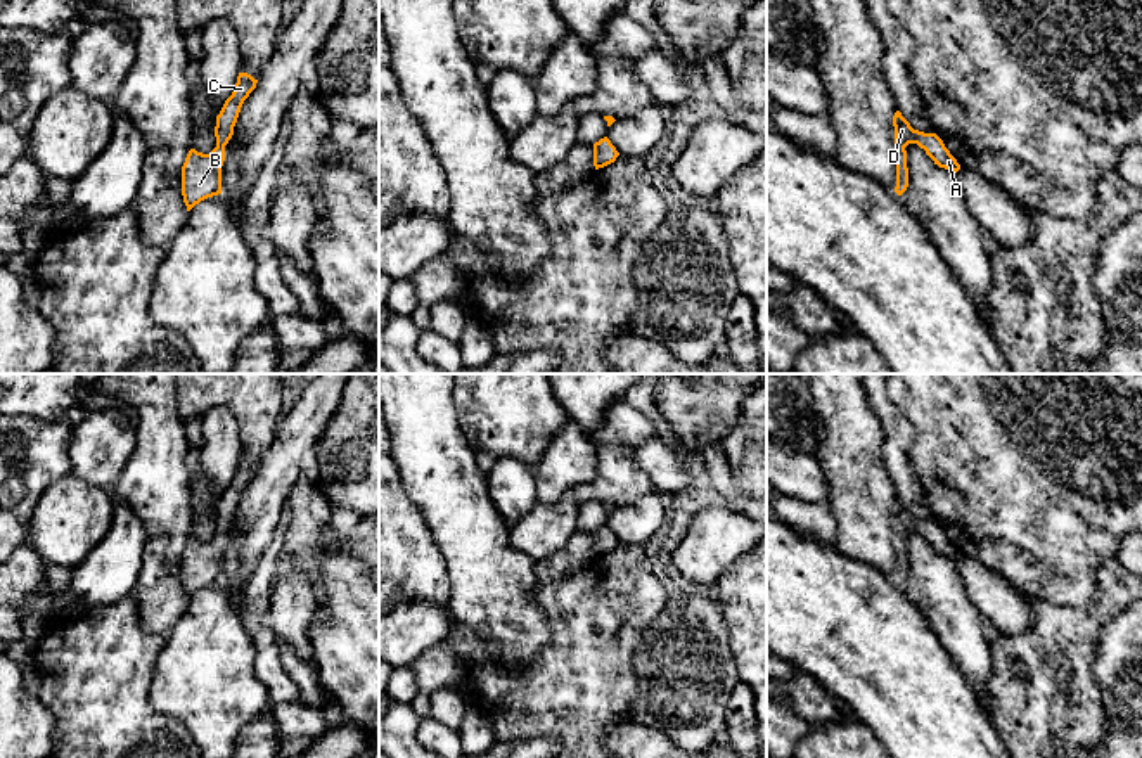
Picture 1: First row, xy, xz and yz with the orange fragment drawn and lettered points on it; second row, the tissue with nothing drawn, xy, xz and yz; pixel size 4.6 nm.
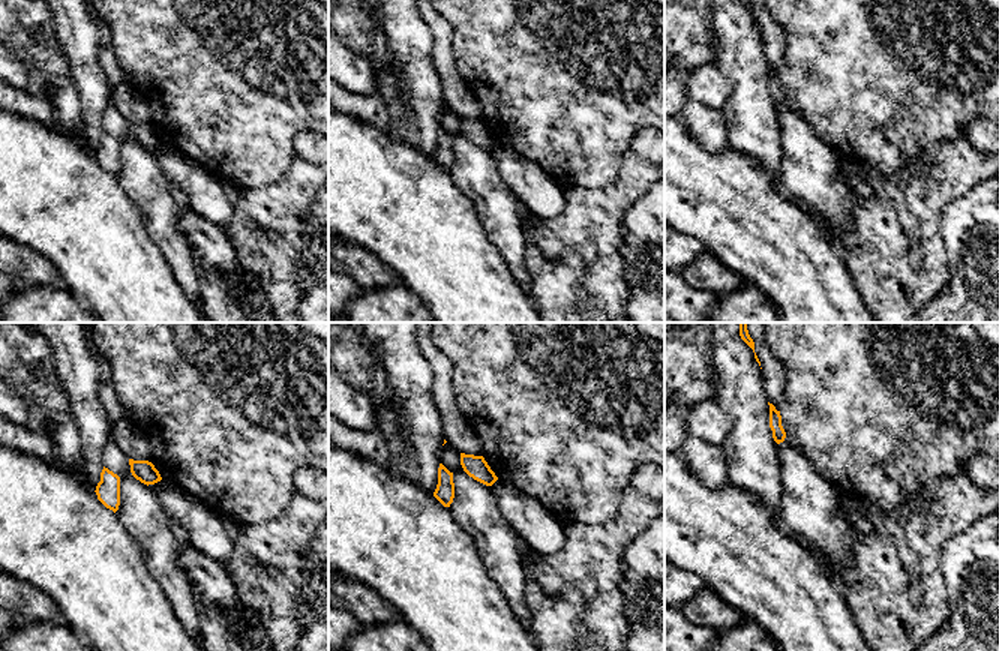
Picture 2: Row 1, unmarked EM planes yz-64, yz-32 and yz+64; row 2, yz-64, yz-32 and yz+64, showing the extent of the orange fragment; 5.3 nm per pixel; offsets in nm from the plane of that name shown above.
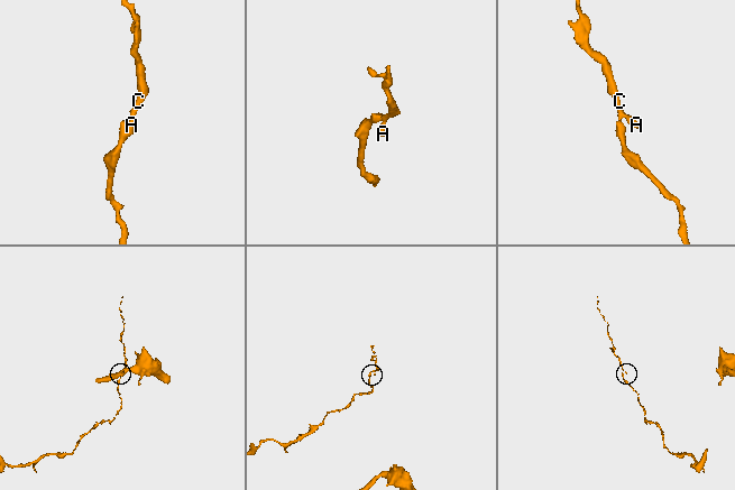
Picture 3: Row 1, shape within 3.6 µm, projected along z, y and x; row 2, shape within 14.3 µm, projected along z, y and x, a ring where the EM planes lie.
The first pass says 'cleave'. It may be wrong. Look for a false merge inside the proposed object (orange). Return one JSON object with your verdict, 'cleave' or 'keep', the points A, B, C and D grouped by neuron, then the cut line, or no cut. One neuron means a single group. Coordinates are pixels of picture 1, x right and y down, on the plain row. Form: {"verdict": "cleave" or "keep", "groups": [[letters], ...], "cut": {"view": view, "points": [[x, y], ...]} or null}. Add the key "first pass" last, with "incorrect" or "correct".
{"verdict": "keep", "groups": [["A", "B", "C", "D"]], "cut": null, "first pass": "incorrect"}

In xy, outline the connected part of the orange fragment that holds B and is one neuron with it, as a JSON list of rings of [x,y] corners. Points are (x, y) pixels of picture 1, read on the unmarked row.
[[[239,460],[232,483],[225,488],[216,504],[215,524],[216,535],[209,542],[190,536],[182,554],[182,583],[190,599],[201,588],[221,581],[221,554],[225,549],[225,533],[234,523],[241,495],[256,476],[258,467],[247,460]]]

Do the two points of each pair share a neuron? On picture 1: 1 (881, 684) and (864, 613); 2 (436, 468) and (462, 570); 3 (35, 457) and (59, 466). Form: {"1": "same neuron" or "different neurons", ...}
{"1": "same neuron", "2": "same neuron", "3": "same neuron"}

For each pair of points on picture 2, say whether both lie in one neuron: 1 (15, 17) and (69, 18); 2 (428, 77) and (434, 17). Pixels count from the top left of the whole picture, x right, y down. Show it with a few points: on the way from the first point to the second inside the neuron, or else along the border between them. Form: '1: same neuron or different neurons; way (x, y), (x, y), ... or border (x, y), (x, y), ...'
1: different neurons; border (50, 15), (53, 33), (62, 51)
2: different neurons; border (420, 15), (431, 32), (432, 63), (437, 71)

